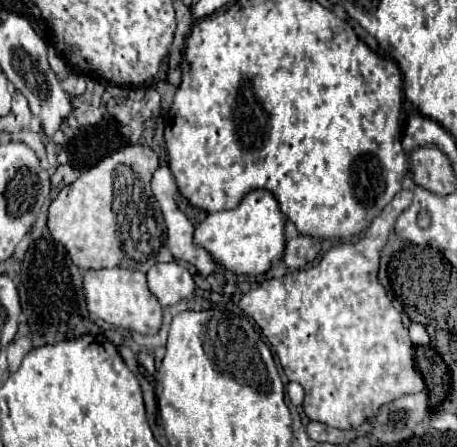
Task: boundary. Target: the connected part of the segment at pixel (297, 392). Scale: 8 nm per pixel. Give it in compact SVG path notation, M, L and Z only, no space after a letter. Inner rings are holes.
M291 382L287 386L287 396L289 396L289 400L291 400L293 406L301 406L303 404L303 388L297 382Z

